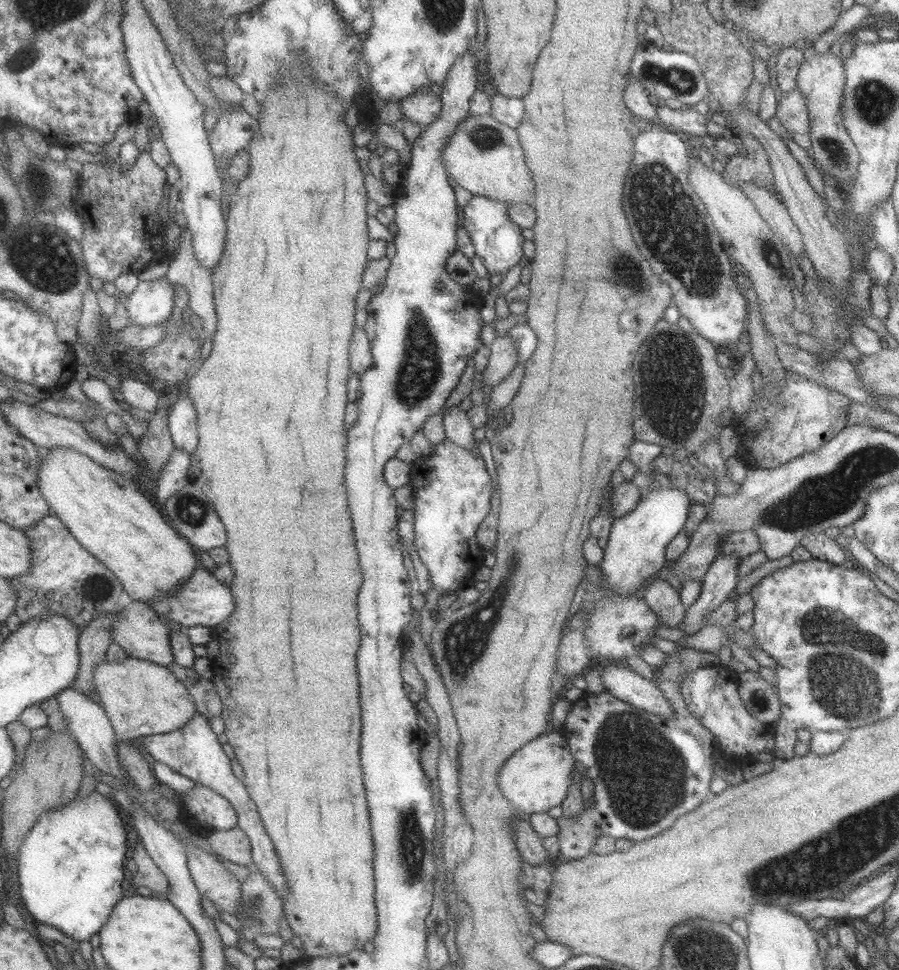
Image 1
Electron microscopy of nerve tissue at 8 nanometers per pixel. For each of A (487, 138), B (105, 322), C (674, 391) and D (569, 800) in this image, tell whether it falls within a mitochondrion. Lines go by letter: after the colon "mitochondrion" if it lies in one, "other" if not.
A: mitochondrion
B: other
C: mitochondrion
D: other

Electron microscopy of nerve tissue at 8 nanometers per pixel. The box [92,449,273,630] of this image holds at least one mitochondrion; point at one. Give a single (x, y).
(190, 510)

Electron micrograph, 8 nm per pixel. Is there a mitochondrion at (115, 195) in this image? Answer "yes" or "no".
no

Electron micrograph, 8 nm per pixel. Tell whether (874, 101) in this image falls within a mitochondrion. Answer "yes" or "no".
yes

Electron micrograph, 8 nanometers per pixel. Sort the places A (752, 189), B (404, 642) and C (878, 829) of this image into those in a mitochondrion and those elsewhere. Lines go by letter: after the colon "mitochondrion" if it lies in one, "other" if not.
A: other
B: other
C: mitochondrion

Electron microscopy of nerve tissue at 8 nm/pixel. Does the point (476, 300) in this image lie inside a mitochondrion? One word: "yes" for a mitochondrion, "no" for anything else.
no

